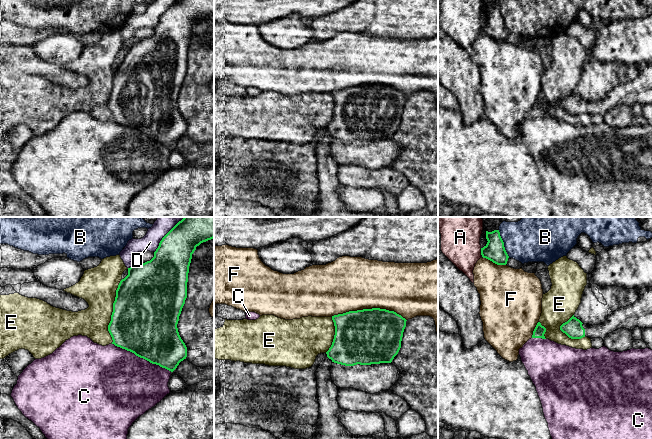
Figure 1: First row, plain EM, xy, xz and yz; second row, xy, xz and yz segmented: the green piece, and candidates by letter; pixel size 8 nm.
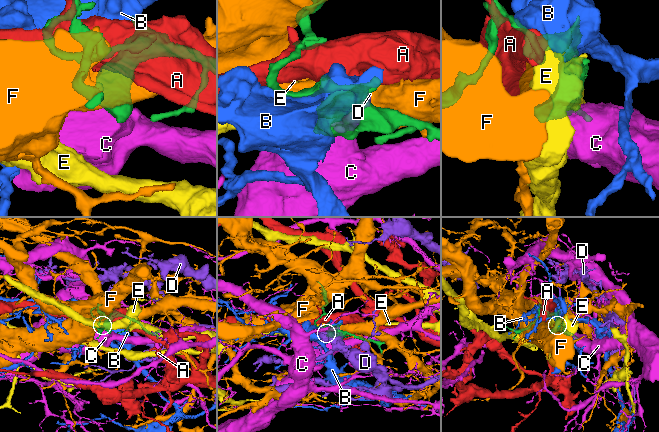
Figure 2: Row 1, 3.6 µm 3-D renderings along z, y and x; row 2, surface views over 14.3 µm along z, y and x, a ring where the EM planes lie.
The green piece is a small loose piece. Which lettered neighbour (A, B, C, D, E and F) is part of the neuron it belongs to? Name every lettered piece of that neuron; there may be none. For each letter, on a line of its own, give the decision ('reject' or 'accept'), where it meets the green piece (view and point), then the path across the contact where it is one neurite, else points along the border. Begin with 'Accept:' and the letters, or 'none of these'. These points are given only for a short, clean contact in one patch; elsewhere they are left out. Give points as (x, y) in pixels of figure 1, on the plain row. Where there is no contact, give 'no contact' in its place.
Accept: none of these
A: reject | yz (481, 27)
B: reject | yz (503, 19)
C: reject | xy (142, 133)
D: reject | xy (162, 14)
E: reject | xy (112, 88)
F: reject | xz (369, 85)

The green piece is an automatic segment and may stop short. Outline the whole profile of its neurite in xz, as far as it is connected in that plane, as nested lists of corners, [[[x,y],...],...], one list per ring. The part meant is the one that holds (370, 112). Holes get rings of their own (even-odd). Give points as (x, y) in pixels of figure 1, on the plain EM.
[[[380,84],[349,87],[332,92],[332,96],[335,102],[334,115],[326,128],[327,134],[320,139],[315,149],[319,178],[317,207],[308,215],[287,212],[279,217],[389,217],[385,208],[368,212],[353,211],[340,198],[339,191],[343,186],[337,177],[339,164],[332,157],[330,143],[333,138],[345,142],[391,139],[401,124],[407,96],[394,87]]]

